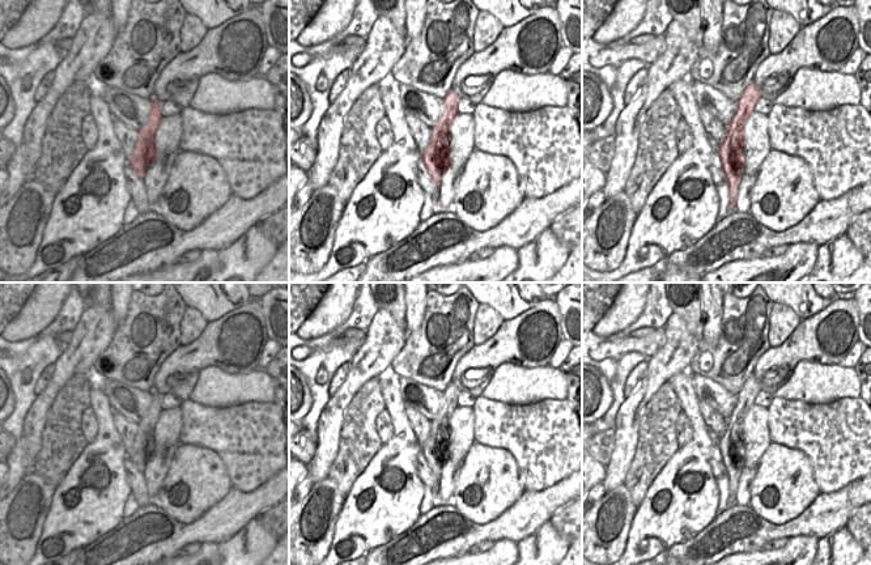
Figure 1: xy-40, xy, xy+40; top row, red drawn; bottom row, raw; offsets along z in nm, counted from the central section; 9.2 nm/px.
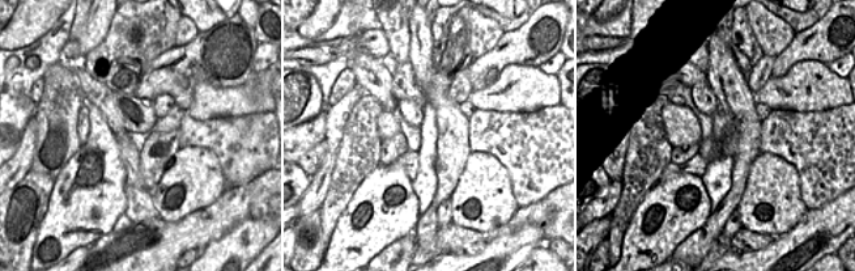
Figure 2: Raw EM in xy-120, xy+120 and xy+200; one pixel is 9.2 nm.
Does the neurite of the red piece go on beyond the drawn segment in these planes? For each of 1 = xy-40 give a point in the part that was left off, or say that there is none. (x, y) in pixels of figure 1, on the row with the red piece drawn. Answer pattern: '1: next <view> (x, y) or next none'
1: next none

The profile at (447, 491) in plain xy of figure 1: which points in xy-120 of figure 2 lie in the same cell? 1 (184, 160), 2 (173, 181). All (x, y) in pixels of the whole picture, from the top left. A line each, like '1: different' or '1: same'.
1: different
2: different

